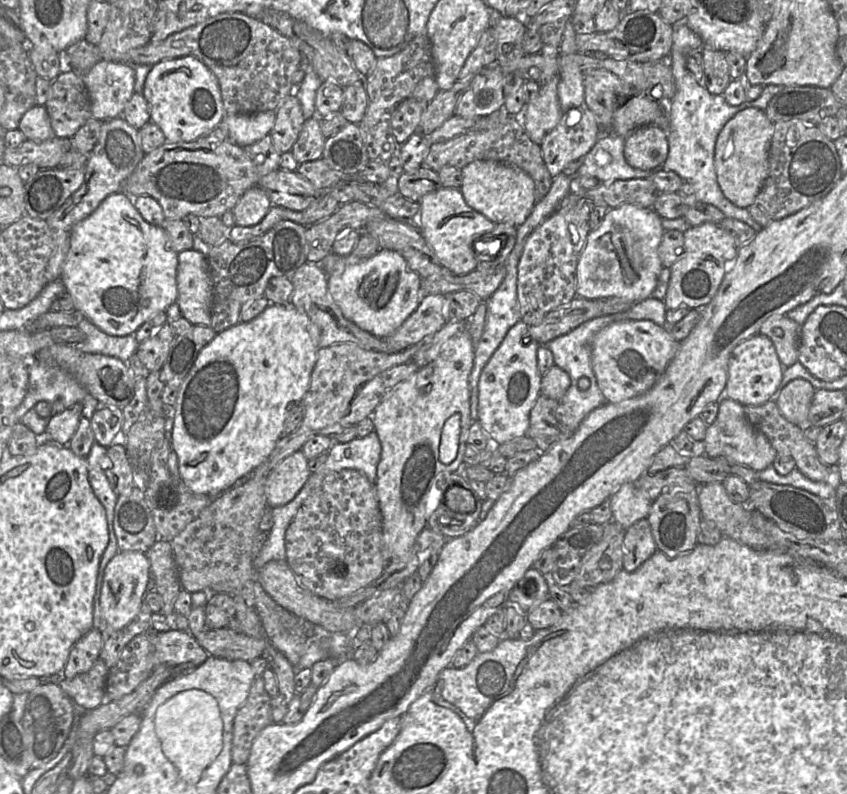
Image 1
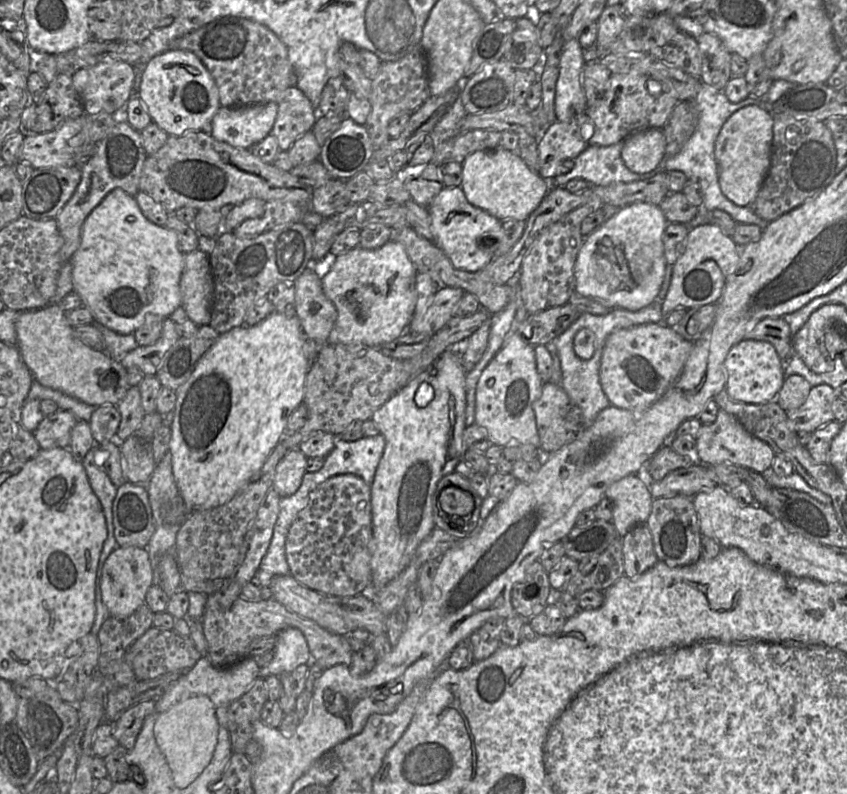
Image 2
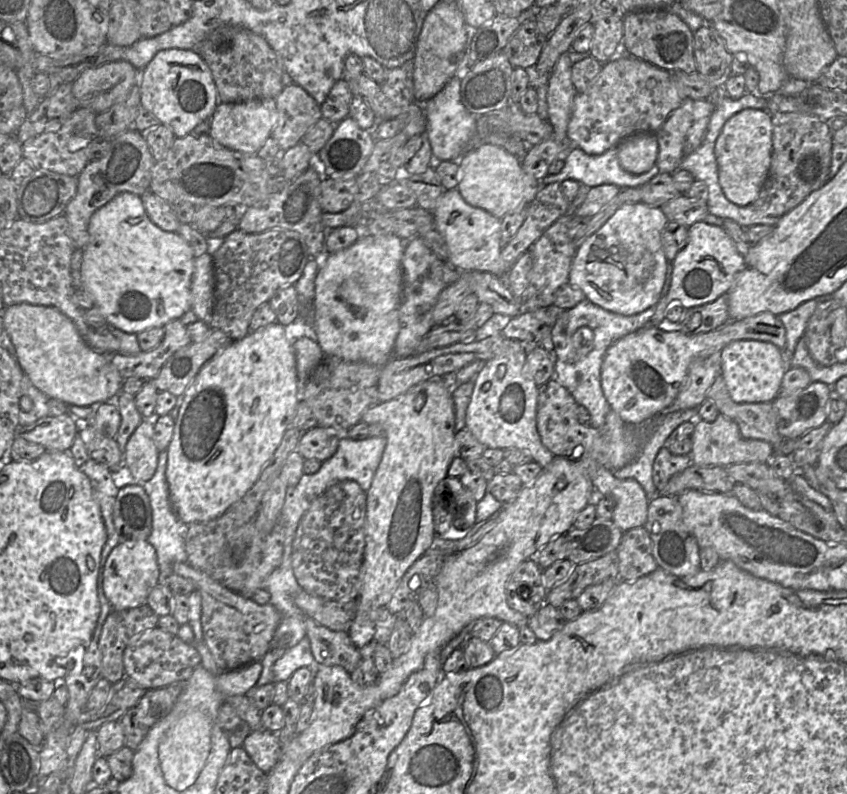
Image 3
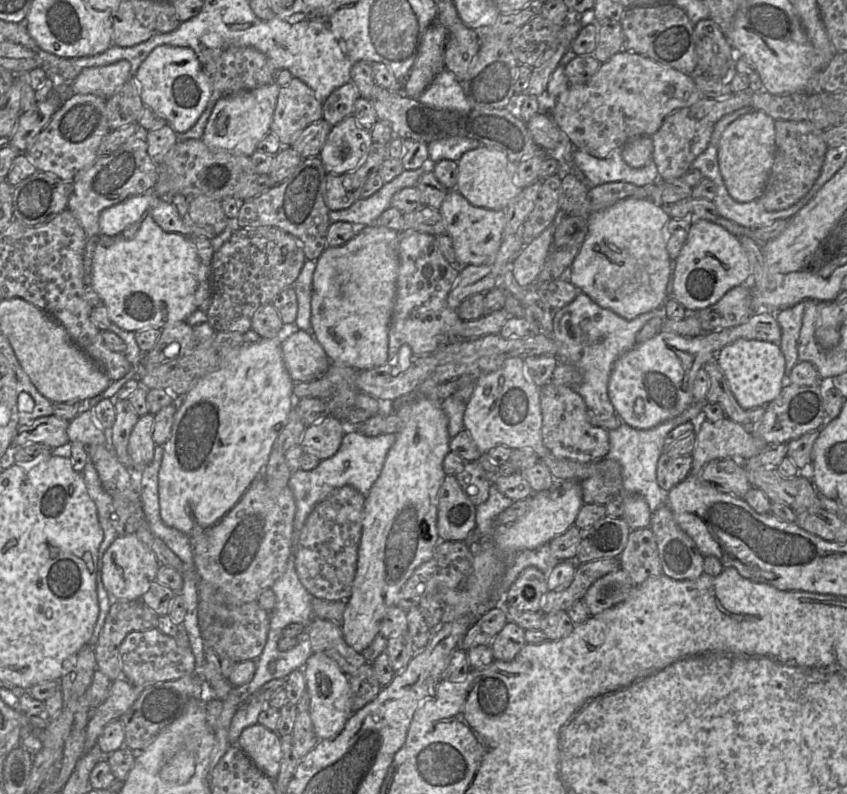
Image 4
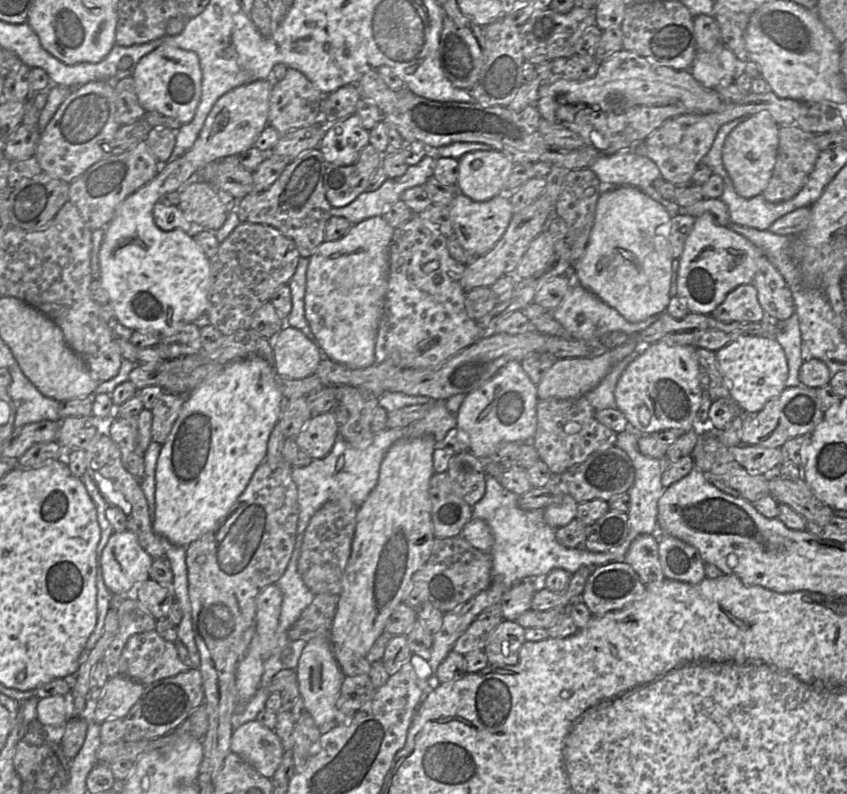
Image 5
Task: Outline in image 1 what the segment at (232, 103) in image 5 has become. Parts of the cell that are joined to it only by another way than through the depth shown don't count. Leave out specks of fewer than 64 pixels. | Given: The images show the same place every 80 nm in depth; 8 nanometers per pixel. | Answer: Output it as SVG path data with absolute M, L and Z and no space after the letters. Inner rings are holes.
M274 110L249 114L226 115L223 123L227 127L228 139L241 147L251 145L271 132L276 113ZM115 192L108 195L99 206L85 219L78 222L72 229L70 236L70 248L64 260L61 270L61 279L65 290L71 295L75 309L81 311L85 318L89 319L99 329L112 336L126 336L135 333L137 329L153 315L160 311L166 311L169 305L176 302L178 253L171 247L170 236L161 226L148 223L134 206L128 195L124 192Z

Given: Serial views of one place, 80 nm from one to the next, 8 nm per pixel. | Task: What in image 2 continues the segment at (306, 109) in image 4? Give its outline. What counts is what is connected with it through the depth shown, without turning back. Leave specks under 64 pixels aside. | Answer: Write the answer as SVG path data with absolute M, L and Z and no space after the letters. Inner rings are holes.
M296 86L288 87L278 99L277 116L271 134L277 139L281 151L287 151L303 134L311 131L318 118L318 112L311 101Z

